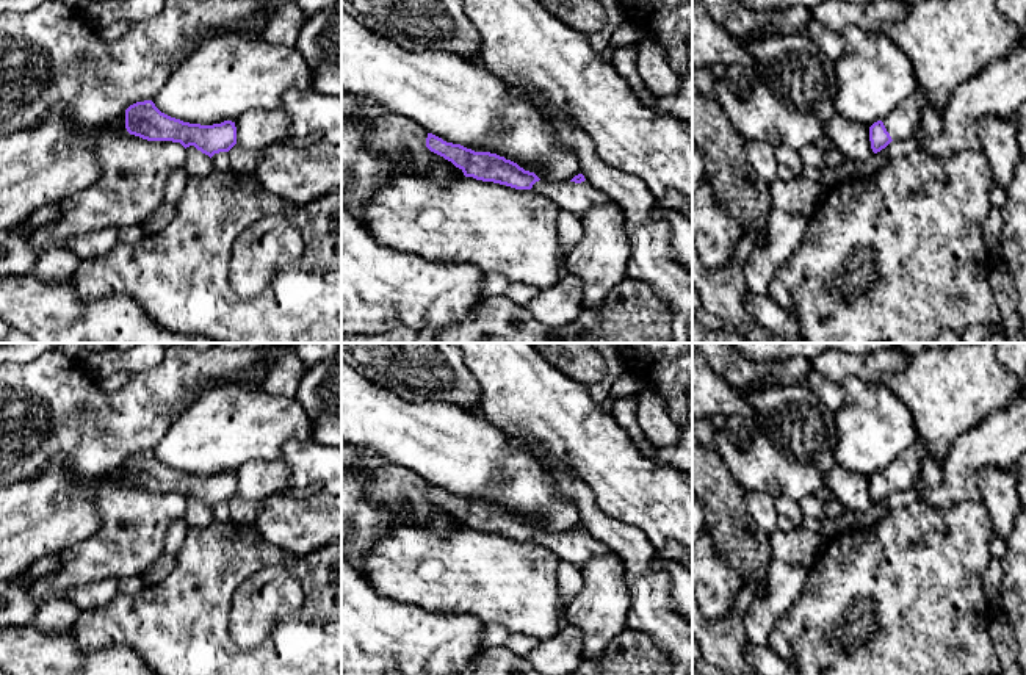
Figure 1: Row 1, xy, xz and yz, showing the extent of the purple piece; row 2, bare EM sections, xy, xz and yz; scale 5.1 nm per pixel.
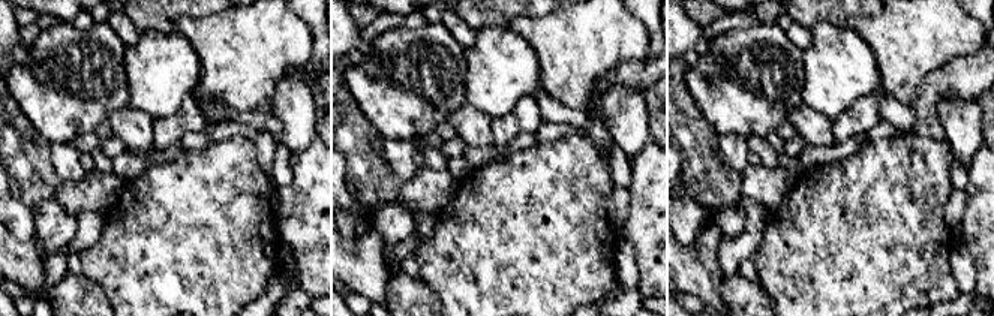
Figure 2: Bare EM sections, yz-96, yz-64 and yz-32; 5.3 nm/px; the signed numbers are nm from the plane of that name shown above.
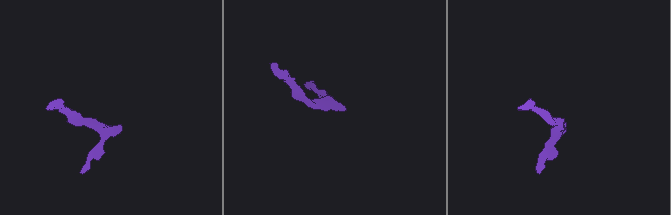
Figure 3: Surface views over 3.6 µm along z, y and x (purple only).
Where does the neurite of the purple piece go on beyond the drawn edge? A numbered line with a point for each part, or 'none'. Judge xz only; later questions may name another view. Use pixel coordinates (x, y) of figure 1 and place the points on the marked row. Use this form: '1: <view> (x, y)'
1: xz (577, 198)

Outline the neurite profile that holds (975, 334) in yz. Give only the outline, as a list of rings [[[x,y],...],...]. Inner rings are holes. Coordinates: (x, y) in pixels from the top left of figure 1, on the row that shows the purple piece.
[[[1001,319],[996,324],[974,324],[962,332],[960,343],[982,343],[992,334],[1004,334],[1004,321]]]

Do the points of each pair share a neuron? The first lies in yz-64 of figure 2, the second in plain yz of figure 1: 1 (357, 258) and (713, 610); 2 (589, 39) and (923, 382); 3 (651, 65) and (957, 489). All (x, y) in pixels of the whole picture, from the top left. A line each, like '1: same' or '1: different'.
1: different
2: same
3: same

